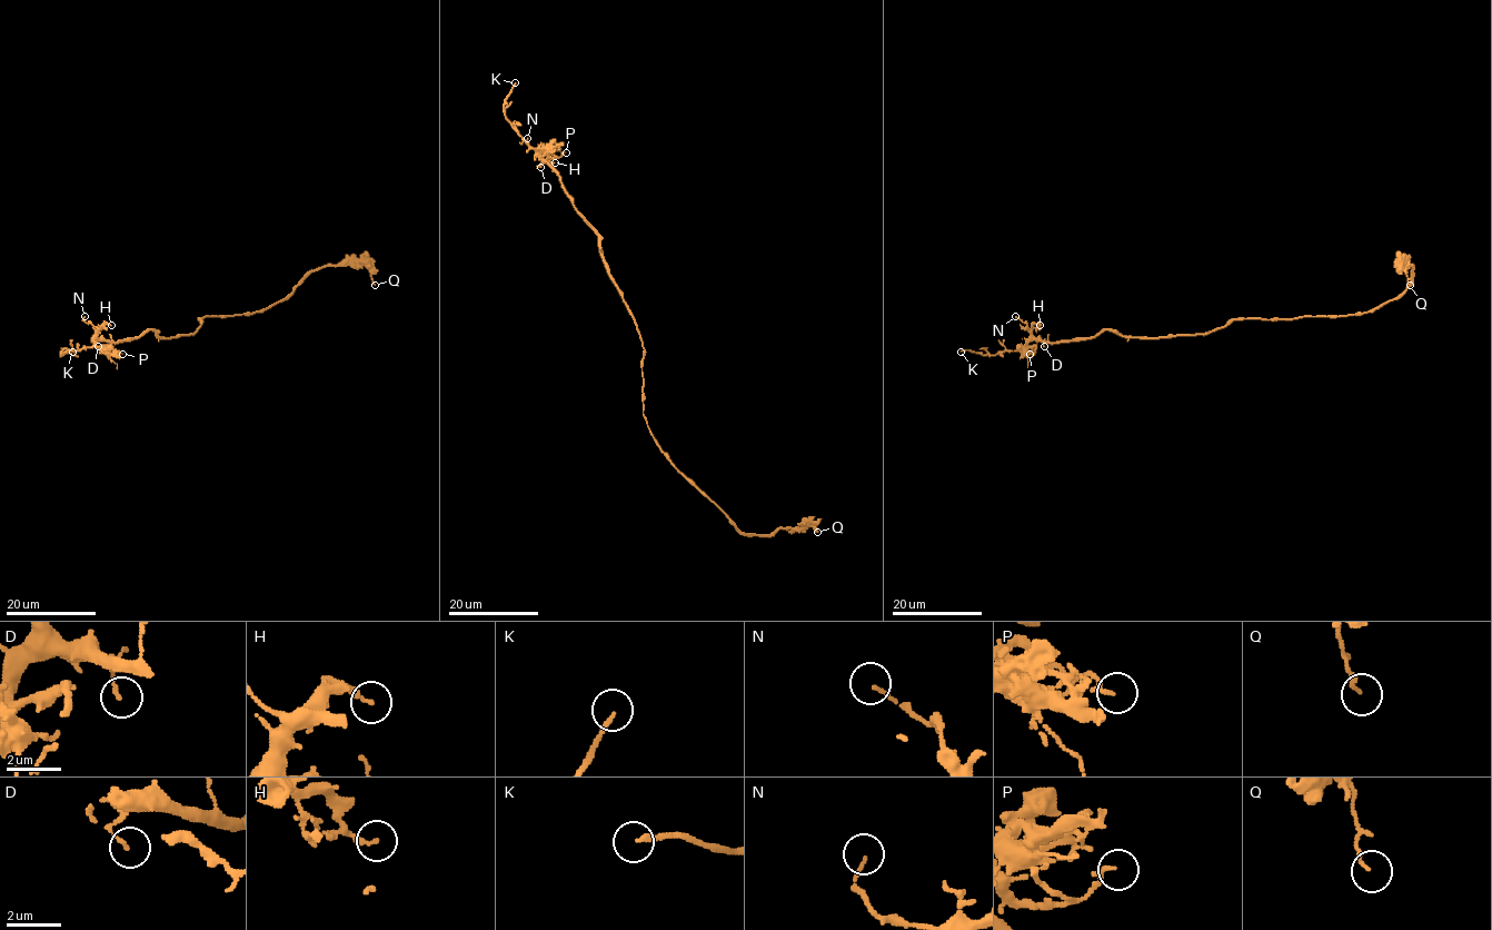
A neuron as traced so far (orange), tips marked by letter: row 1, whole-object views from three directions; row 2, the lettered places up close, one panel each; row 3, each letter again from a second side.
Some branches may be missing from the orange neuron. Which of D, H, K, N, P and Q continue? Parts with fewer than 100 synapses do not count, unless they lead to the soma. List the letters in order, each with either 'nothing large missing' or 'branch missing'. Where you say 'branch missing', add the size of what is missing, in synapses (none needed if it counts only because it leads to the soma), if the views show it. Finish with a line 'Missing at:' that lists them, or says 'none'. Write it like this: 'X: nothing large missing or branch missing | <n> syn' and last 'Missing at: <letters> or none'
D: nothing large missing
H: nothing large missing
K: branch missing
N: nothing large missing
P: nothing large missing
Q: nothing large missing
Missing at: K

